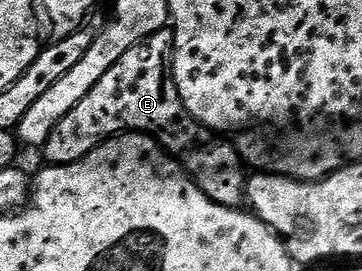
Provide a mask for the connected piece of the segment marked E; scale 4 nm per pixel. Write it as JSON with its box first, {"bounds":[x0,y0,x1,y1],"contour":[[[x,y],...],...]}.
{"bounds":[41,30,245,208],"contour":[[[164,30],[128,50],[121,62],[117,62],[117,66],[113,66],[113,70],[109,70],[109,74],[105,74],[105,78],[101,78],[101,82],[97,82],[97,86],[93,86],[93,90],[89,90],[89,94],[85,94],[85,98],[65,114],[65,118],[61,118],[43,144],[41,155],[51,166],[72,164],[85,159],[95,148],[119,138],[122,132],[144,132],[159,140],[165,151],[183,159],[184,166],[192,172],[190,175],[195,185],[214,204],[235,208],[238,200],[240,203],[245,196],[244,169],[219,148],[210,148],[207,144],[195,148],[191,141],[192,125],[185,119],[174,83],[169,82],[169,53],[172,48],[172,33]]]}

